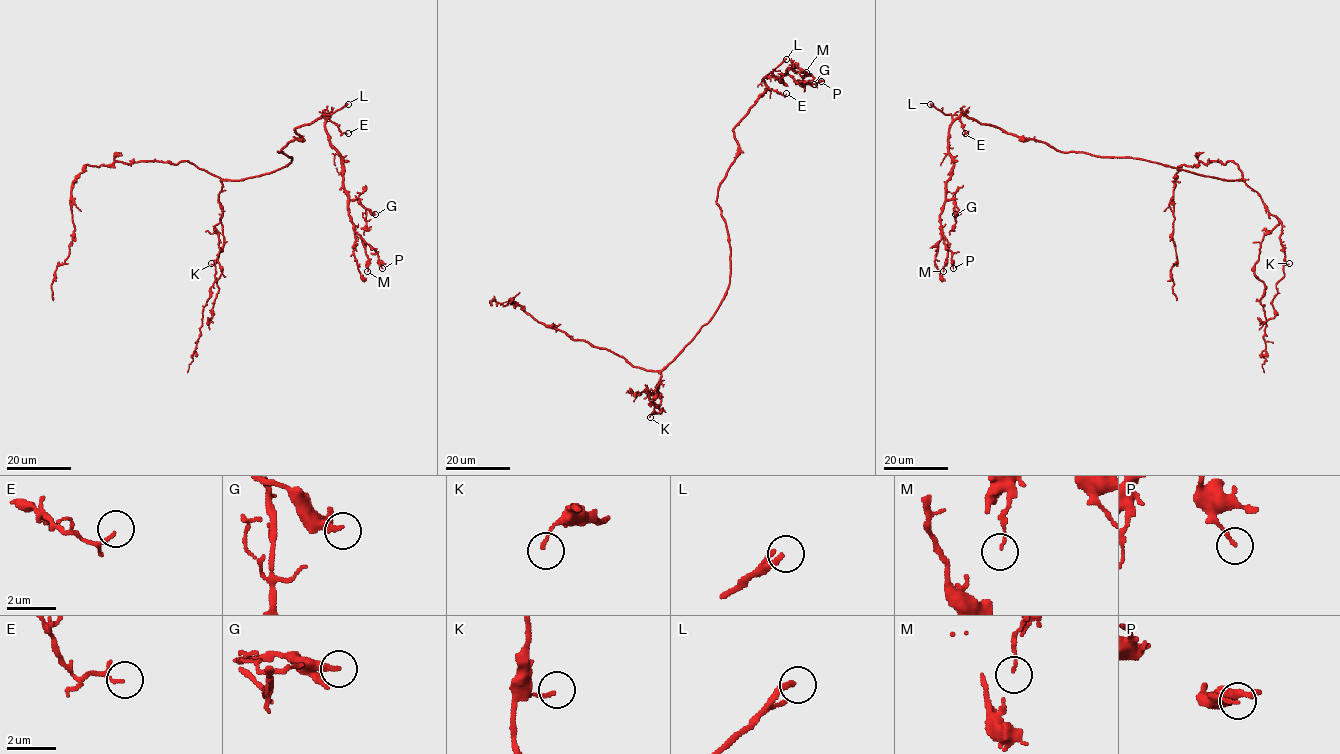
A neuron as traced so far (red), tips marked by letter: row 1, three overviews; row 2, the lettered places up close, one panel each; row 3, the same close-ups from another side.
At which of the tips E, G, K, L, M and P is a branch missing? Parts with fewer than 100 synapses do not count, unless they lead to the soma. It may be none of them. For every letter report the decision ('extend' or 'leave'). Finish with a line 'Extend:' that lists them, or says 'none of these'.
E: leave
G: leave
K: leave
L: extend
M: leave
P: leave
Extend: L

